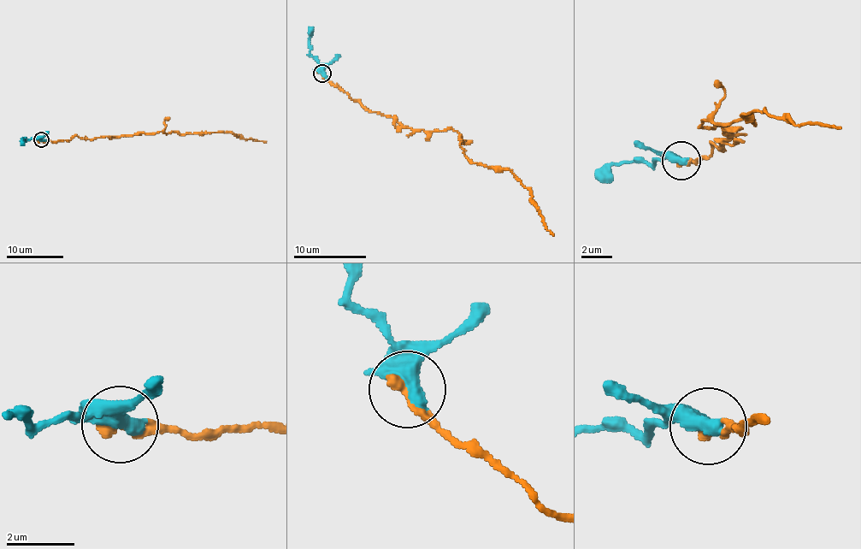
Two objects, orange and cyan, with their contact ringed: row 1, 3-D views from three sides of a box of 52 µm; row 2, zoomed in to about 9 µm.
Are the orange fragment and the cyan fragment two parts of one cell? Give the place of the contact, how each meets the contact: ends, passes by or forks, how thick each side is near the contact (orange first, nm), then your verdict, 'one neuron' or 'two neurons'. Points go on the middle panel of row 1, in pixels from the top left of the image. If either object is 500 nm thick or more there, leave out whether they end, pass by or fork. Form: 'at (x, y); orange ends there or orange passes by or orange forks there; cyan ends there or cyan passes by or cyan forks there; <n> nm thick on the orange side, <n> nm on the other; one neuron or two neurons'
at (322, 73); 320 nm thick on the orange side, 650 nm on the other; one neuron

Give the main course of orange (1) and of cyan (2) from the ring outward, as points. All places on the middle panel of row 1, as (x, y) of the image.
1: (321, 73), (368, 110), (403, 126), (453, 129), (469, 159), (507, 168), (527, 187), (552, 235)
2: (321, 73), (321, 63), (309, 53), (312, 27)

